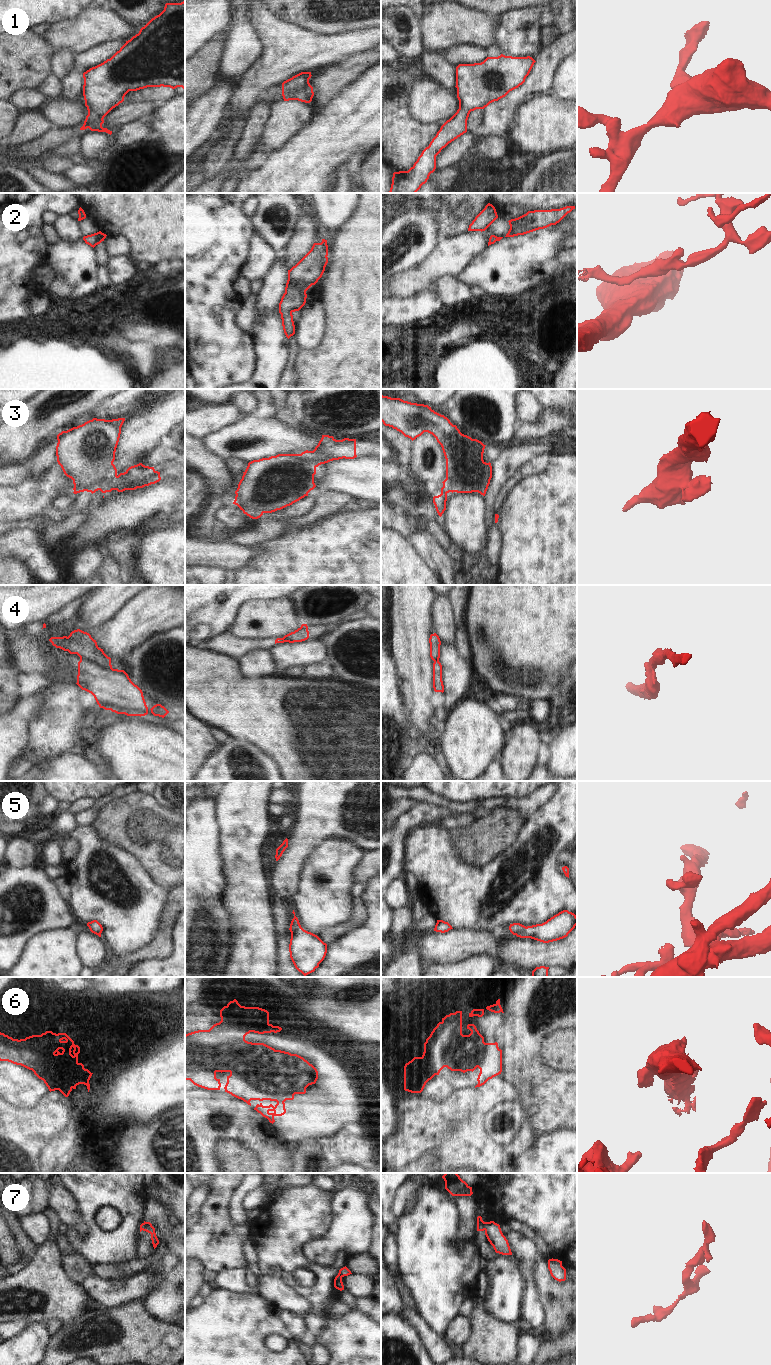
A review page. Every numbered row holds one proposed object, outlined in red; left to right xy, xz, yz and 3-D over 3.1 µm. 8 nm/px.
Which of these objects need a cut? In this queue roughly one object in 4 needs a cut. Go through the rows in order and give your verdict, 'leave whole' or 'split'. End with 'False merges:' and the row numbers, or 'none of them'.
1: leave whole
2: leave whole
3: split
4: split
5: leave whole
6: leave whole
7: split
False merges: 3, 4, 7

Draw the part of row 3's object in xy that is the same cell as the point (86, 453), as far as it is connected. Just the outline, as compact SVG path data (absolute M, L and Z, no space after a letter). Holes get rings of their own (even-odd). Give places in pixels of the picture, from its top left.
M93 418L82 425L62 431L57 435L56 456L64 474L73 480L74 494L100 490L102 484L117 477L113 464L125 418L112 420Z

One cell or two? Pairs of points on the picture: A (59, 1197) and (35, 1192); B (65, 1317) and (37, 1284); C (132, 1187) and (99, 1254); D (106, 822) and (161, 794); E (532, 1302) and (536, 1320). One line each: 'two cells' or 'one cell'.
A: two cells
B: one cell
C: one cell
D: two cells
E: one cell

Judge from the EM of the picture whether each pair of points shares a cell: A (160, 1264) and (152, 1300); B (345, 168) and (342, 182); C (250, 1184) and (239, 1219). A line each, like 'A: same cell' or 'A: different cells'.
A: same cell
B: same cell
C: same cell

